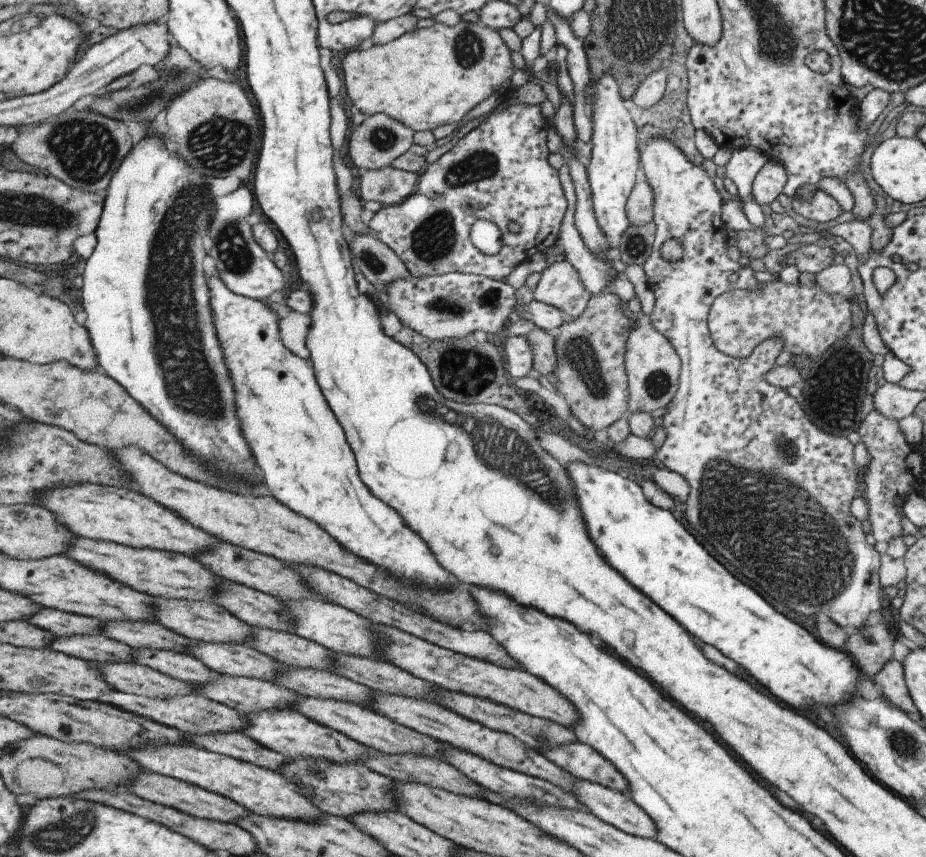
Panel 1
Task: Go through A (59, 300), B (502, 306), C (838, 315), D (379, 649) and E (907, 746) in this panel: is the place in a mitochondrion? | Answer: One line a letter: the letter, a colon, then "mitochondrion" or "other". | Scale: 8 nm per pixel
A: other
B: other
C: other
D: other
E: mitochondrion

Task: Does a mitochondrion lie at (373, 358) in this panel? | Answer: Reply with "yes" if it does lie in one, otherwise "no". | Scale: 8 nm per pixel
no

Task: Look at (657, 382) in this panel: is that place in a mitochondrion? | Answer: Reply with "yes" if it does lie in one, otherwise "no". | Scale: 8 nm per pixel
yes

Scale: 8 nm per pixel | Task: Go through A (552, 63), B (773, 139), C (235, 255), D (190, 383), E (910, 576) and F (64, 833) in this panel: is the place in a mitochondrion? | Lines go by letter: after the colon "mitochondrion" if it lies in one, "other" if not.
A: other
B: other
C: mitochondrion
D: mitochondrion
E: other
F: mitochondrion

